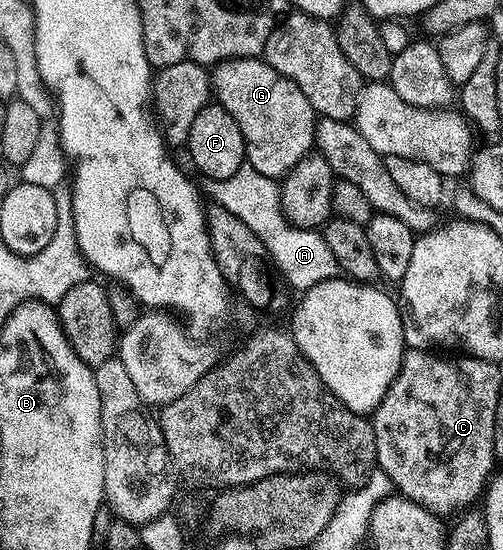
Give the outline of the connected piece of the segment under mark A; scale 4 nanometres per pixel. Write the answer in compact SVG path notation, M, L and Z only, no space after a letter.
M244 165L236 169L232 177L209 180L208 186L217 206L228 209L232 217L240 217L240 221L244 221L244 225L248 225L248 229L252 229L260 241L264 241L264 249L268 249L270 262L274 264L277 274L284 283L286 278L287 285L295 287L295 292L301 293L312 289L312 285L339 278L336 257L332 257L332 249L328 249L321 230L297 227L282 212L282 189L275 180Z

